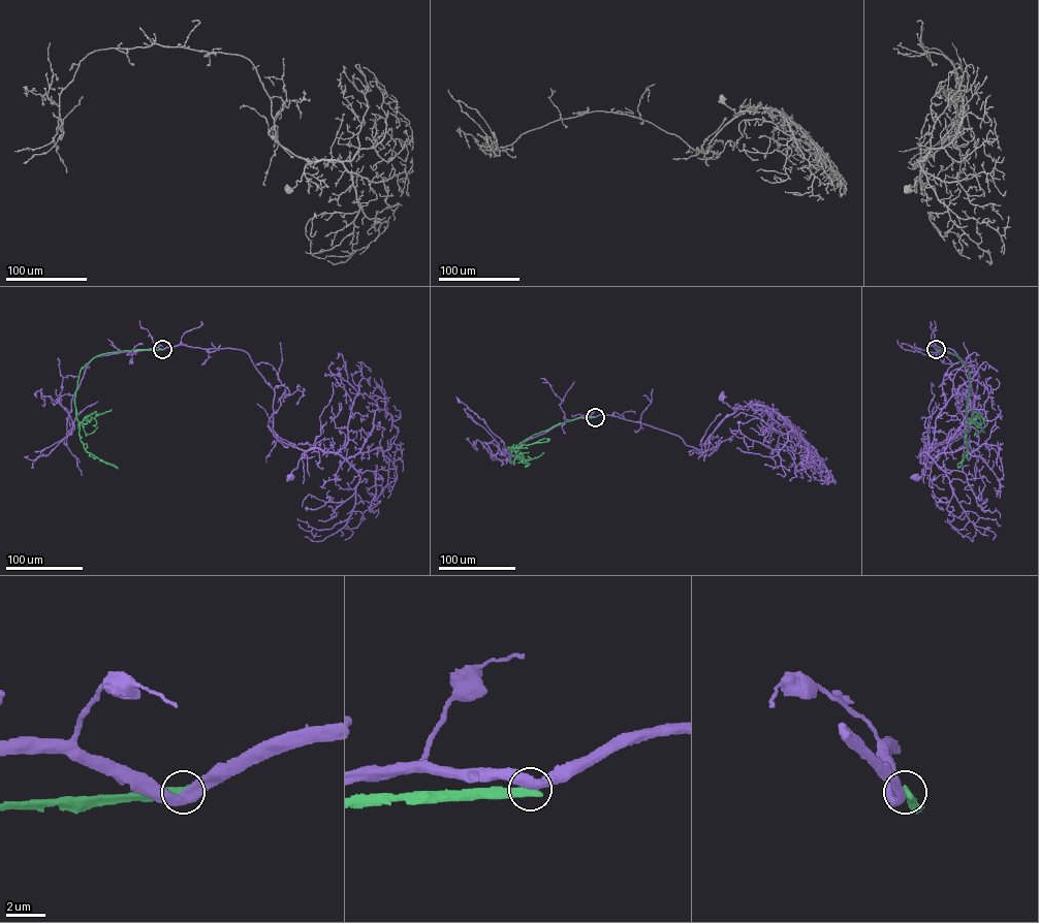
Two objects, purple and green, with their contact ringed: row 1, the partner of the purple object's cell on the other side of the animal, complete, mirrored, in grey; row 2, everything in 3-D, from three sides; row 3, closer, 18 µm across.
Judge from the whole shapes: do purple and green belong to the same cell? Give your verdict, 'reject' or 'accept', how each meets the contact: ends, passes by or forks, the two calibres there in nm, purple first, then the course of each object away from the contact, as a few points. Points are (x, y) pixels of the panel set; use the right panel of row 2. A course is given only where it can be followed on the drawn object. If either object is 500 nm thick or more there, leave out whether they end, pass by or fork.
reject; calibres 500 and 500 nm; course purple (936, 349), (935, 344), (952, 349), (964, 365), (969, 386), (966, 427), (927, 451), (925, 468), (915, 477); course green (936, 349), (954, 354), (969, 371), (967, 450), (957, 468)

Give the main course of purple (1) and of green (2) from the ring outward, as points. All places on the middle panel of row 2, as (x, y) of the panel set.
1: (595, 417), (616, 416), (644, 423), (705, 450), (705, 441), (715, 427), (737, 409), (724, 403), (722, 396)
2: (595, 417), (559, 423), (526, 439), (511, 450), (507, 448), (549, 439)

